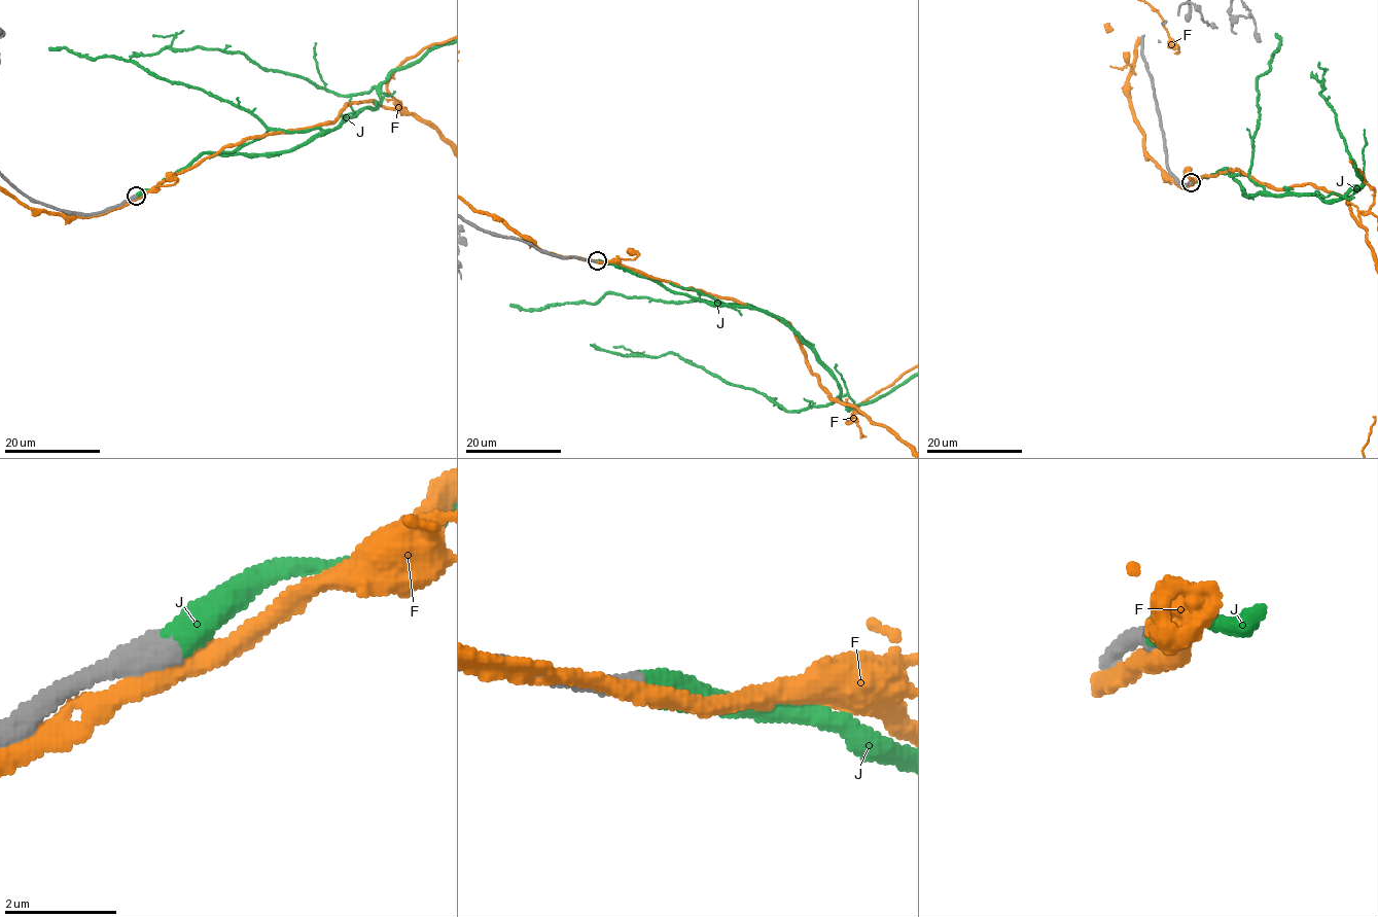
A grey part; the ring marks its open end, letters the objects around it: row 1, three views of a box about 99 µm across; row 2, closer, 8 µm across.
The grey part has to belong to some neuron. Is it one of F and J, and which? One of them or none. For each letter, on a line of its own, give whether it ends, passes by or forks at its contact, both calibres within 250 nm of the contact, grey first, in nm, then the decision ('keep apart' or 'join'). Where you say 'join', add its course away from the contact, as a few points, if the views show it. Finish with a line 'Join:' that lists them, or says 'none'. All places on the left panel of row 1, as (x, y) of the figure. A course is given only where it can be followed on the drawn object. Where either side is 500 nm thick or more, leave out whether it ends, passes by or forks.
F: it passes by | 280/300 nm | keep apart
J: it ends | 440/480 nm | join
Join: J

